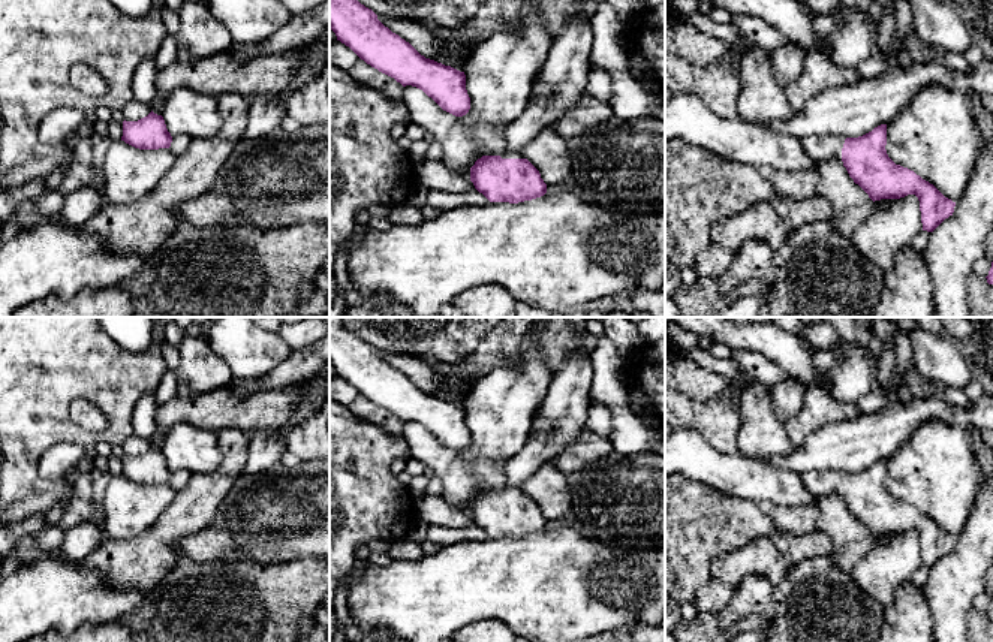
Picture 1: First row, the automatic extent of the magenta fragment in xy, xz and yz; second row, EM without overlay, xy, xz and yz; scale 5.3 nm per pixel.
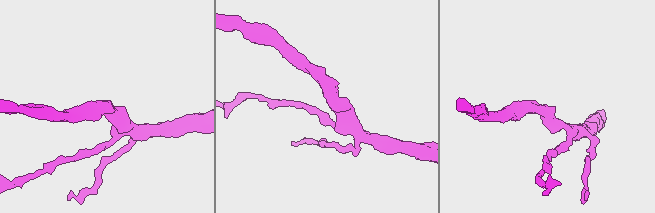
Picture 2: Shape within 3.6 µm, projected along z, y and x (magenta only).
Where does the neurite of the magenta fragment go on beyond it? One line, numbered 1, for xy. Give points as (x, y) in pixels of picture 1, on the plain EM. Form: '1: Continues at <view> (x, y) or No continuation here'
1: Continues at xy (180, 479)

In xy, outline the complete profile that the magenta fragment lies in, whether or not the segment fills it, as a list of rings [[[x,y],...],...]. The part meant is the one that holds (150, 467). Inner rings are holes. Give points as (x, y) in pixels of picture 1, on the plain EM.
[[[153,446],[138,456],[123,456],[121,476],[139,485],[169,483],[175,492],[183,491],[192,473],[187,470],[171,471],[162,450]]]

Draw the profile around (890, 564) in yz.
[[[908,530],[890,543],[876,543],[851,572],[855,584],[884,608],[893,603],[896,590],[923,566],[920,536]]]

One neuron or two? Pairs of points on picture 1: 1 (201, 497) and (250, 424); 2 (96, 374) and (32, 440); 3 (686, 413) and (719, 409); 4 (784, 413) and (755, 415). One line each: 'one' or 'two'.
1: two
2: one
3: one
4: two

